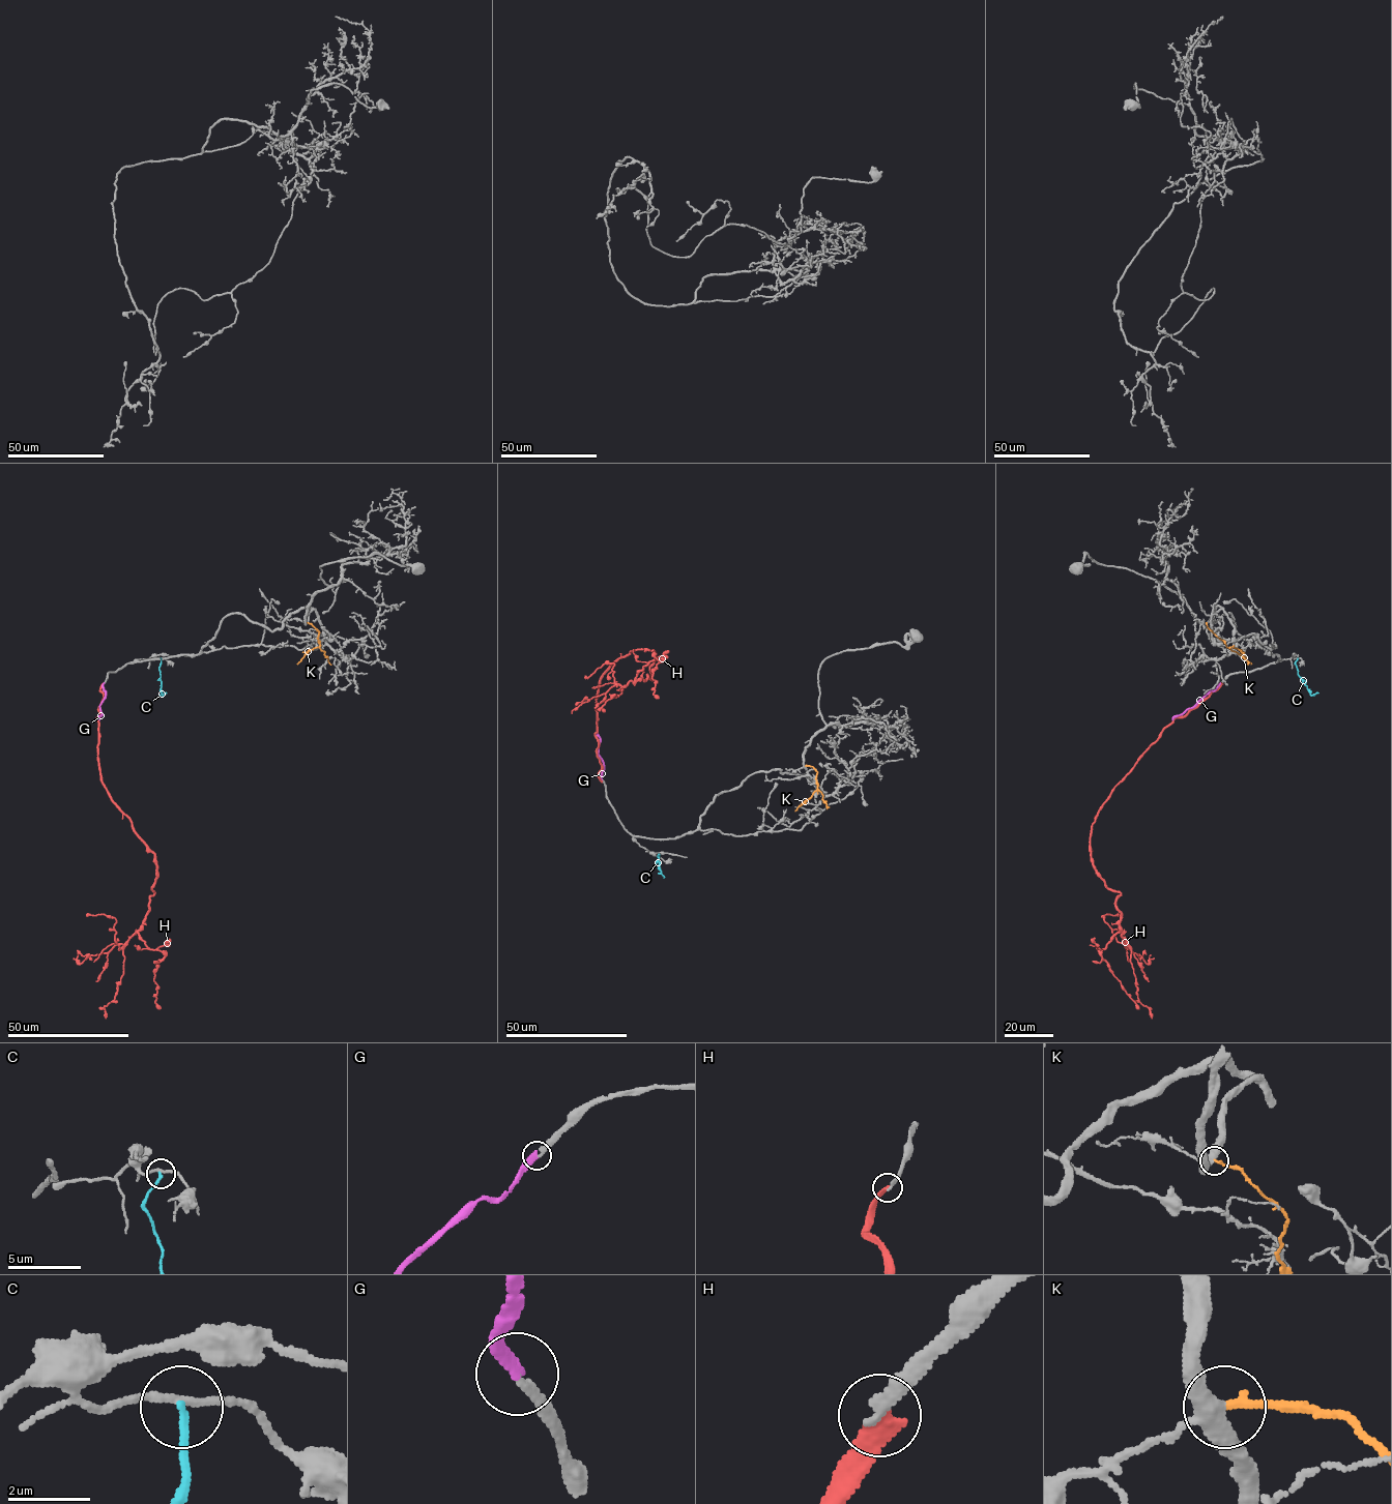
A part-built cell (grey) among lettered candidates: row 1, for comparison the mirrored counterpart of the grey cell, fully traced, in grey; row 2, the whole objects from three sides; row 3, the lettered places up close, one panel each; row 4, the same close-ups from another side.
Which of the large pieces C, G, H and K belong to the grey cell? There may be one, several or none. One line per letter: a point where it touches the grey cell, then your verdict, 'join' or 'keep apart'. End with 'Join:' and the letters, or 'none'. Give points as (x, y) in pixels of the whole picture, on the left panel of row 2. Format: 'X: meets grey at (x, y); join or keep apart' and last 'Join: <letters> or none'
C: meets grey at (161, 658); keep apart
G: meets grey at (104, 683); join
H: meets grey at (104, 683); keep apart
K: meets grey at (307, 622); keep apart
Join: G

